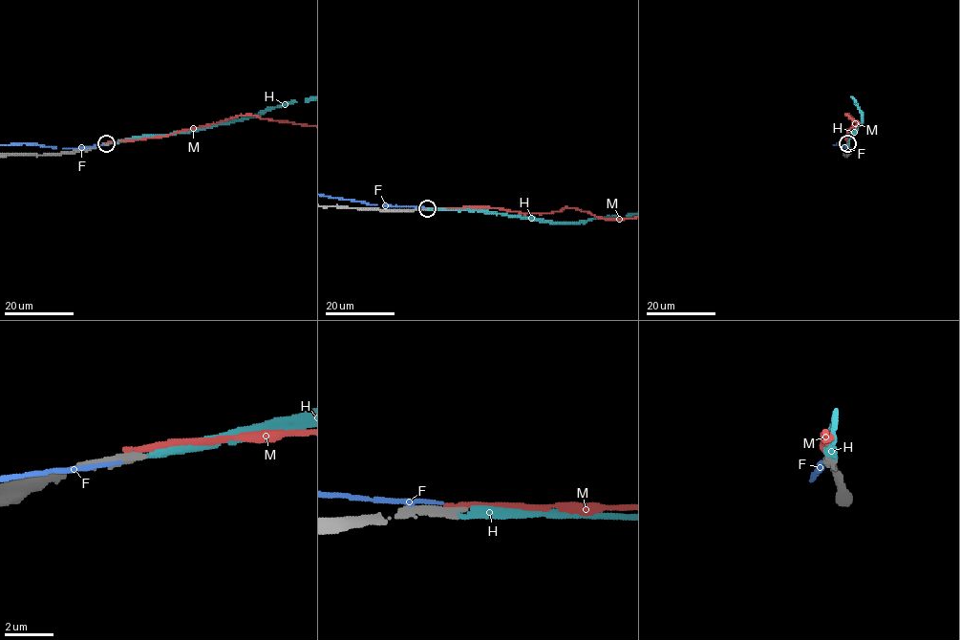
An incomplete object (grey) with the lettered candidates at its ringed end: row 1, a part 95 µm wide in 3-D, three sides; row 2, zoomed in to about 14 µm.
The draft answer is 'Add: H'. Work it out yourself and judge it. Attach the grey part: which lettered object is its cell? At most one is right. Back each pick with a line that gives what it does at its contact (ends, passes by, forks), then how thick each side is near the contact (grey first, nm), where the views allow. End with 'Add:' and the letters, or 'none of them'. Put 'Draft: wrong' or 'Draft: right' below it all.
H: it ends | 360/240 nm
Add: H
Draft: right

